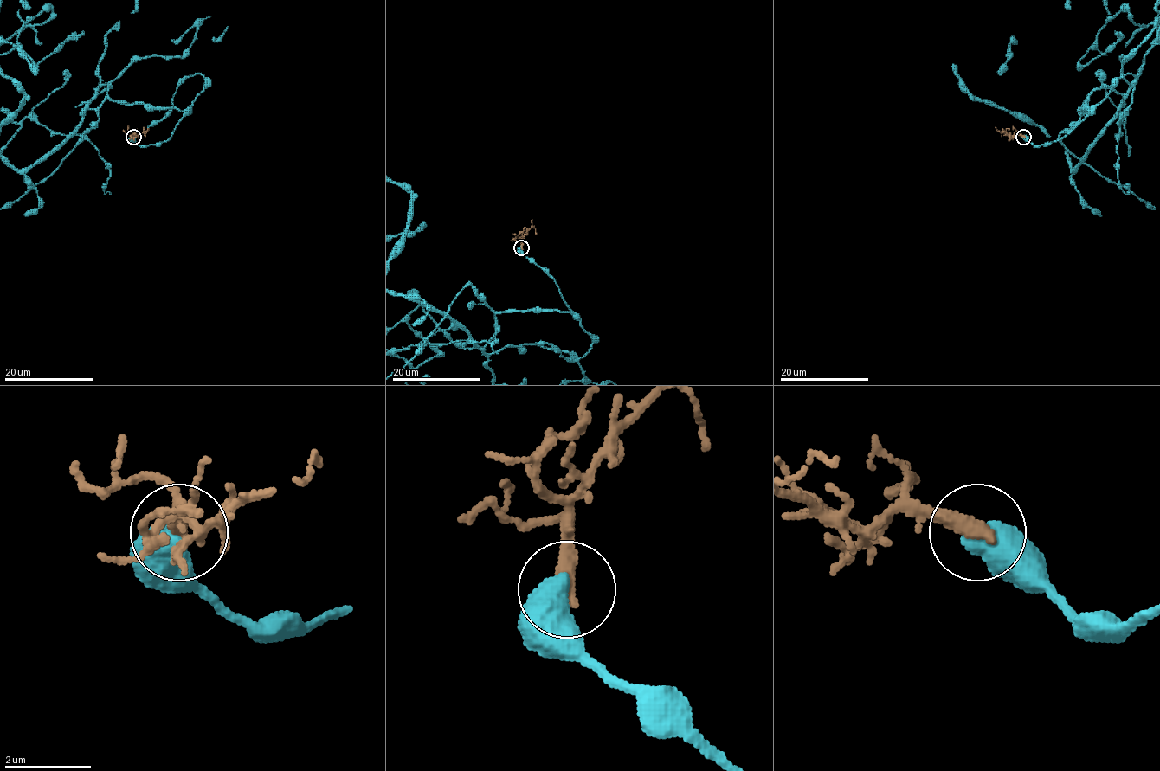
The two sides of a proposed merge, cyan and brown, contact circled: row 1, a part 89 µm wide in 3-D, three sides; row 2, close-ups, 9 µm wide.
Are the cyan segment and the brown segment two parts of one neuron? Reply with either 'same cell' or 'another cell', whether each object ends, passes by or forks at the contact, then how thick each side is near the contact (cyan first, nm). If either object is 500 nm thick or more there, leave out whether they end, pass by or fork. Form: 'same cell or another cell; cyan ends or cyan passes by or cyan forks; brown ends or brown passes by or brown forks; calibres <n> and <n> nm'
another cell; calibres 700 and 440 nm

